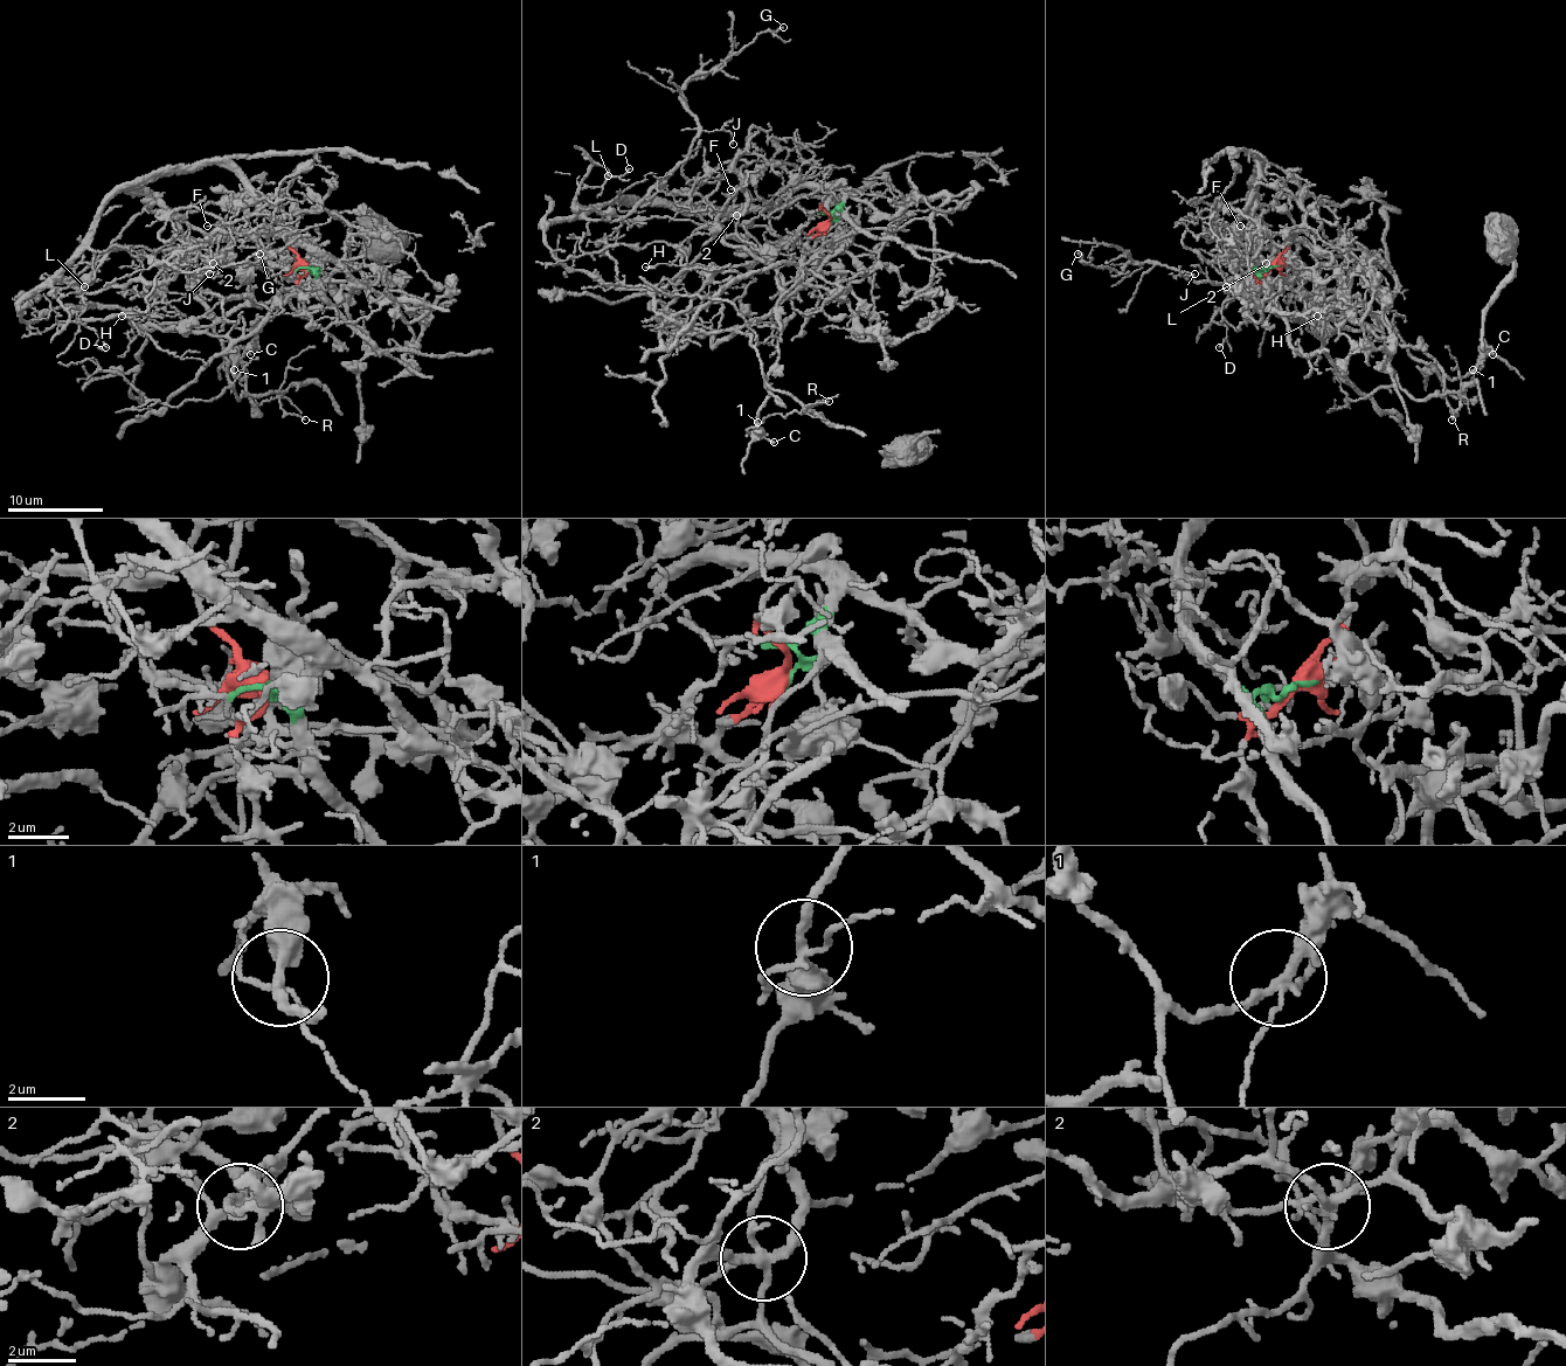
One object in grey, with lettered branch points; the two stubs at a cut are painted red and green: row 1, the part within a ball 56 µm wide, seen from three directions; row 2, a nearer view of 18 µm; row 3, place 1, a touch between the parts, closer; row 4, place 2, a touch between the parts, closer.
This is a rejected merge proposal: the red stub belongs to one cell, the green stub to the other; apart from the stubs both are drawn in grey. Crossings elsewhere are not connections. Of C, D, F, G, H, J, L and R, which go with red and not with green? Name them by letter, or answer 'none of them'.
F, R

